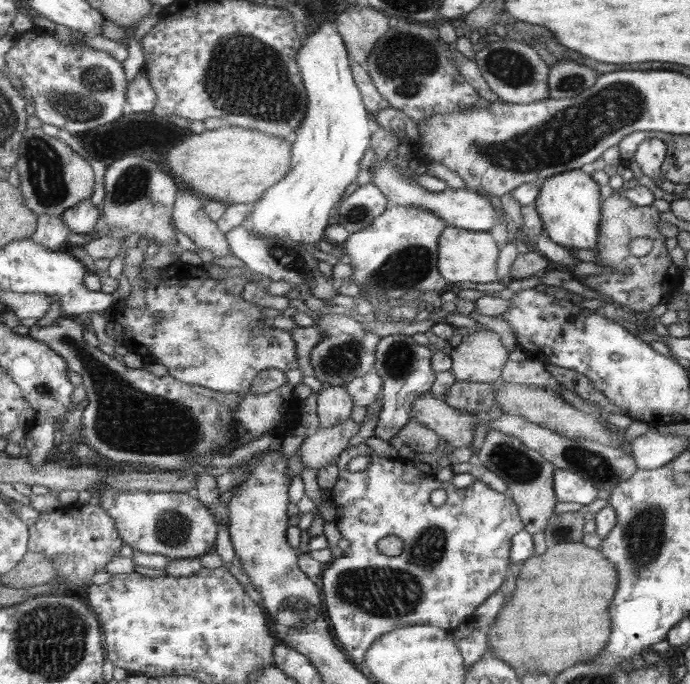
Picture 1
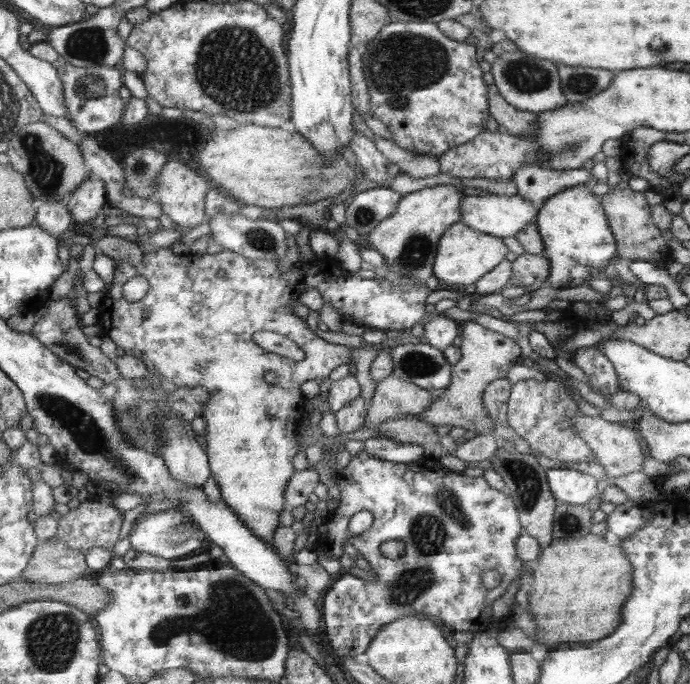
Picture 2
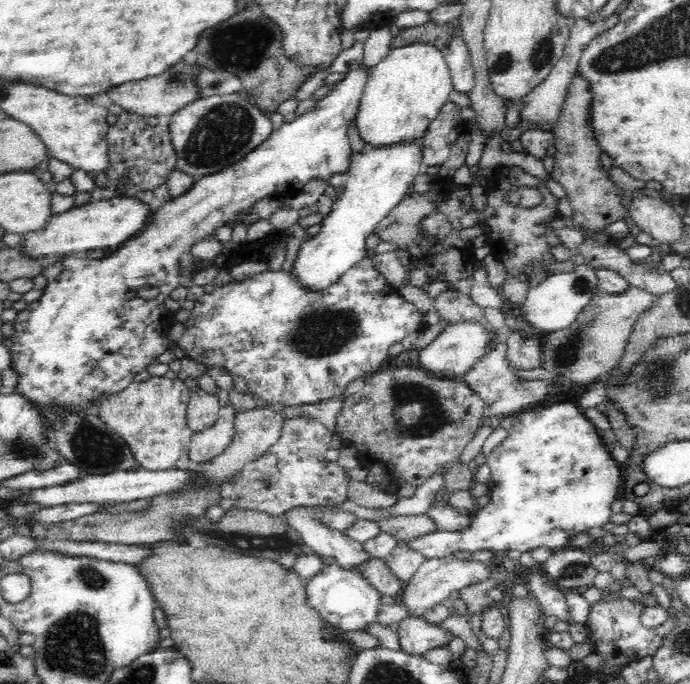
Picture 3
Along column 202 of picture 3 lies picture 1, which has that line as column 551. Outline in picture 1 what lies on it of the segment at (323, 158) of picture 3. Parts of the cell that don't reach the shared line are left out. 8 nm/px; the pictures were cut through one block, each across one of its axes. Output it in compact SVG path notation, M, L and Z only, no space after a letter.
M573 170L565 174L557 174L555 178L549 178L541 186L541 194L537 198L537 210L543 216L547 234L567 246L583 248L583 250L597 250L599 238L601 238L601 220L603 220L603 202L601 200L601 186L591 178L591 170Z

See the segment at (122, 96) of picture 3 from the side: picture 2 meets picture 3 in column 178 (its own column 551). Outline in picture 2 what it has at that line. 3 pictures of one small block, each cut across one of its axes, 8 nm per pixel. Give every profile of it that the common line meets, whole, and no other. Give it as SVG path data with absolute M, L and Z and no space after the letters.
M509 40L501 42L501 54L491 62L491 72L499 94L521 110L543 114L565 108L569 104L565 98L565 88L561 84L561 70L549 60L527 56L519 44L513 44Z

